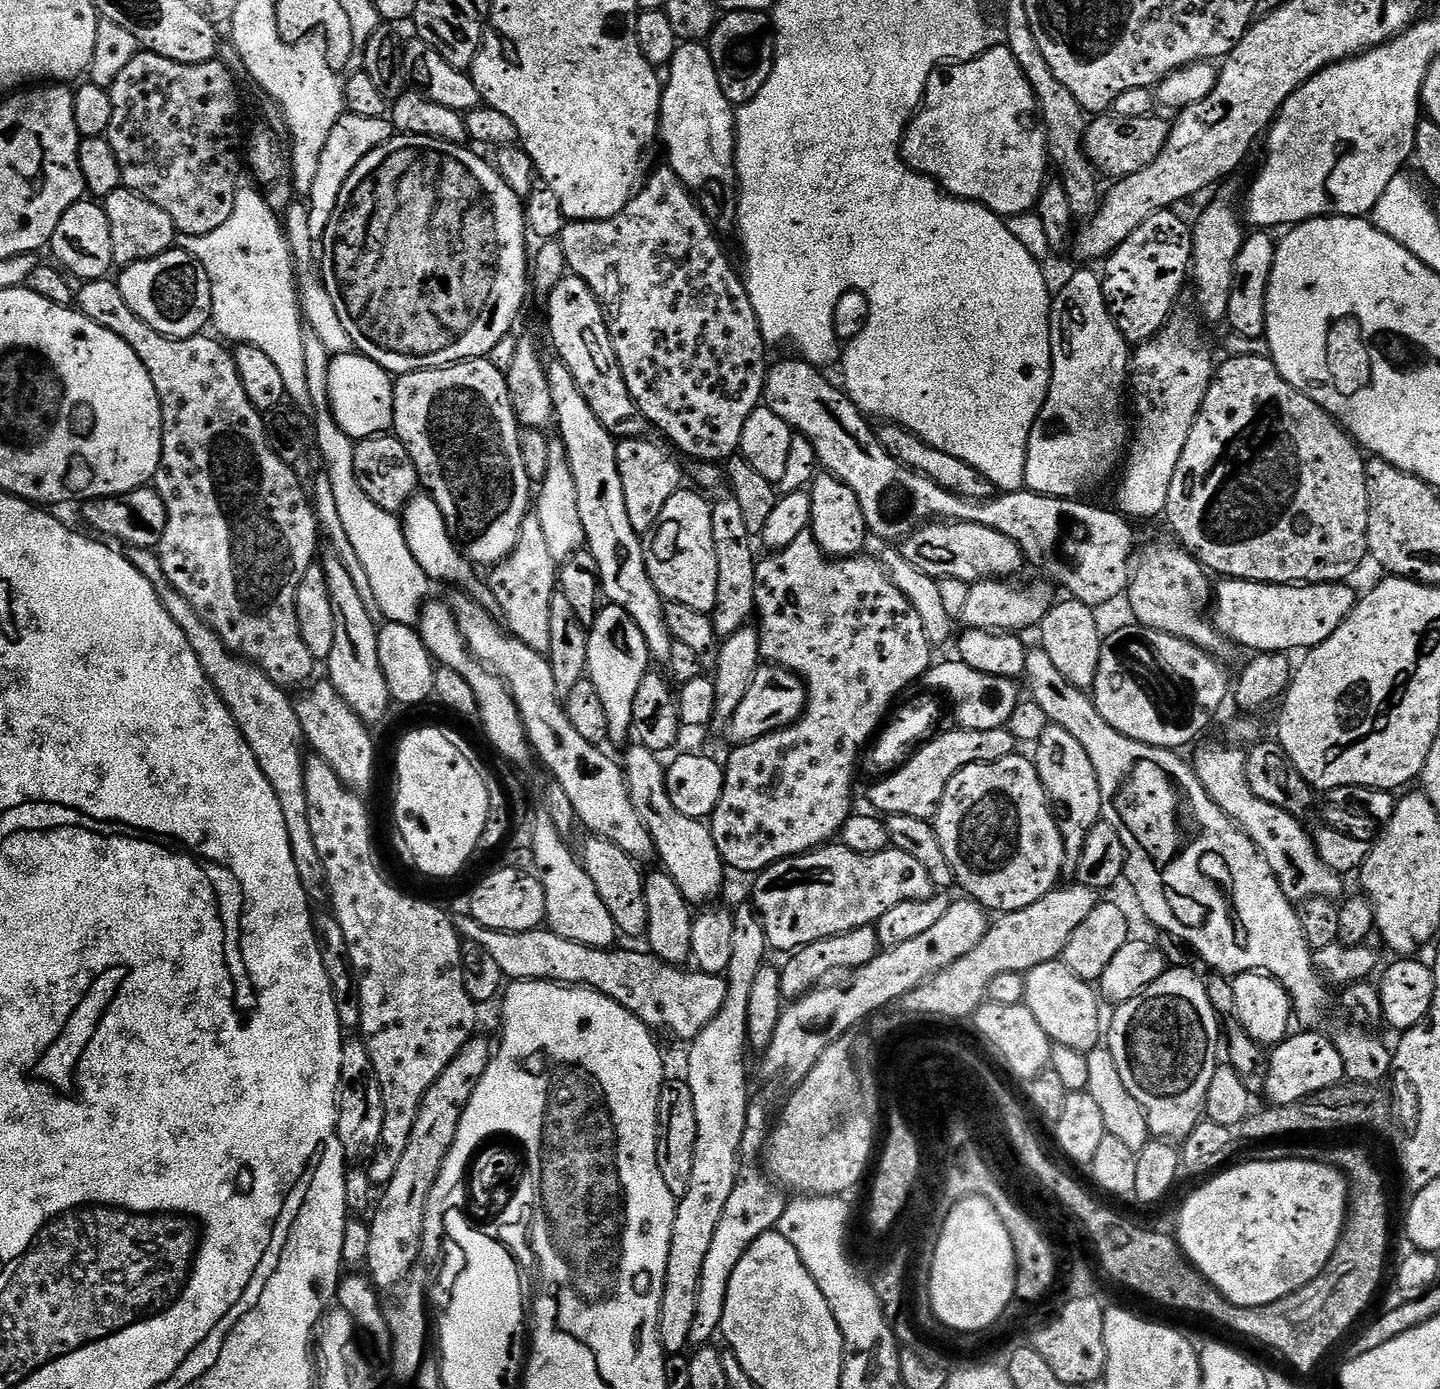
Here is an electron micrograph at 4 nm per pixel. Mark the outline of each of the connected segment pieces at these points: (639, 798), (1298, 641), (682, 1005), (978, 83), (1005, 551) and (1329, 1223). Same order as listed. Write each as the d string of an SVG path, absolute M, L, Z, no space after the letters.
M633 743L627 749L622 767L624 781L630 790L630 802L634 802L634 810L638 810L638 818L650 830L650 838L656 843L656 856L661 860L663 871L682 890L682 894L693 906L708 906L724 888L724 872L726 865L724 859L718 854L718 846L714 846L712 829L704 820L686 818L670 802L670 794L666 790L666 768L657 753L646 750L646 746Z
M1224 578L1214 588L1214 623L1221 636L1233 645L1241 644L1244 648L1253 648L1253 653L1283 652L1292 654L1295 648L1307 650L1317 648L1334 630L1338 630L1341 622L1354 610L1358 592L1351 588L1351 583L1339 584L1259 584L1253 580L1234 580Z
M463 915L455 917L454 923L457 932L464 940L478 942L478 946L482 946L482 950L487 950L494 957L494 962L498 962L498 970L502 970L502 974L509 981L550 980L553 984L592 988L621 1004L632 1016L637 1016L649 1030L661 1028L662 1031L669 1032L670 1035L684 1040L683 1042L692 1041L711 1022L714 1014L718 1014L718 1010L722 1010L722 1002L726 1002L728 982L723 975L715 976L699 970L687 972L689 970L687 967L662 962L647 950L616 952L617 950L583 945L582 942L574 942L559 937L558 934L549 931L544 926L525 932L490 930L484 928L482 922L475 920L472 915Z
M997 46L972 60L949 62L932 71L924 100L900 141L900 156L908 167L936 181L949 196L980 204L1001 218L1026 215L1035 209L1049 179L1048 139L1034 90L1008 47Z
M929 522L904 537L899 551L906 562L933 578L958 579L969 586L980 580L1016 578L1026 568L1026 557L1006 534L970 522Z
M1252 1160L1249 1164L1240 1164L1237 1168L1228 1168L1221 1176L1213 1178L1209 1184L1204 1184L1180 1208L1180 1225L1174 1231L1175 1239L1184 1257L1200 1271L1214 1287L1220 1291L1226 1300L1234 1306L1257 1308L1270 1302L1278 1302L1290 1294L1305 1288L1310 1281L1318 1278L1322 1270L1330 1262L1334 1250L1340 1241L1344 1229L1344 1219L1348 1213L1348 1182L1337 1168L1316 1160Z

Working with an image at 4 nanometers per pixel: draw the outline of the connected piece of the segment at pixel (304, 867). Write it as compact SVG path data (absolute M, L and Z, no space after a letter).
M128 548L128 560L156 588L160 600L166 606L170 618L184 631L190 642L190 650L198 658L206 678L214 686L218 698L230 710L242 738L254 750L254 758L266 774L266 782L274 786L278 794L278 806L282 806L282 818L286 818L286 834L290 834L290 850L294 854L294 866L298 866L298 878L306 890L309 901L325 899L326 881L324 867L318 858L318 846L314 846L314 836L310 834L310 816L306 806L306 786L304 785L304 761L306 741L302 734L302 722L298 722L296 706L291 696L265 674L265 672L236 656L218 638L216 631L197 616L194 606L170 586L166 574L162 574L160 557L151 548Z

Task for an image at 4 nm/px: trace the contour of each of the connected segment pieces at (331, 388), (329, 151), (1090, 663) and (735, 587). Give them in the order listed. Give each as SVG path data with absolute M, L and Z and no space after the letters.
M355 350L333 355L328 370L328 406L338 426L342 426L344 433L352 437L353 441L368 440L391 429L393 387L393 377L382 366L378 366L378 362L360 355Z
M351 114L341 116L330 130L330 139L322 150L322 158L318 161L318 175L314 178L314 186L306 198L309 210L310 232L315 238L323 237L326 226L330 226L330 214L334 214L334 206L338 206L338 194L342 194L342 186L346 186L346 178L378 146L391 140L394 135L392 121L388 118L358 118Z
M1057 599L1053 603L1052 609L1044 615L1038 625L1038 644L1046 650L1047 656L1062 673L1062 678L1066 678L1066 682L1083 690L1091 690L1098 674L1098 658L1102 643L1102 631L1100 632L1100 624L1096 621L1098 612L1097 609L1086 606L1086 602L1063 599Z
M724 494L721 500L713 499L712 525L714 526L714 550L718 554L718 598L710 613L717 637L734 634L736 629L747 625L756 611L754 586L758 556L752 553L753 537L748 535L746 521L738 507L738 498Z

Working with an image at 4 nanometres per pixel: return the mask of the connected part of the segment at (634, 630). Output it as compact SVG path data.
M605 603L596 613L596 621L590 626L586 676L594 682L598 694L602 697L606 723L610 725L609 745L629 743L634 718L634 694L638 694L638 686L649 671L650 657L646 638L642 638L642 630L634 626L634 618L630 618L626 610L622 610L617 604Z

